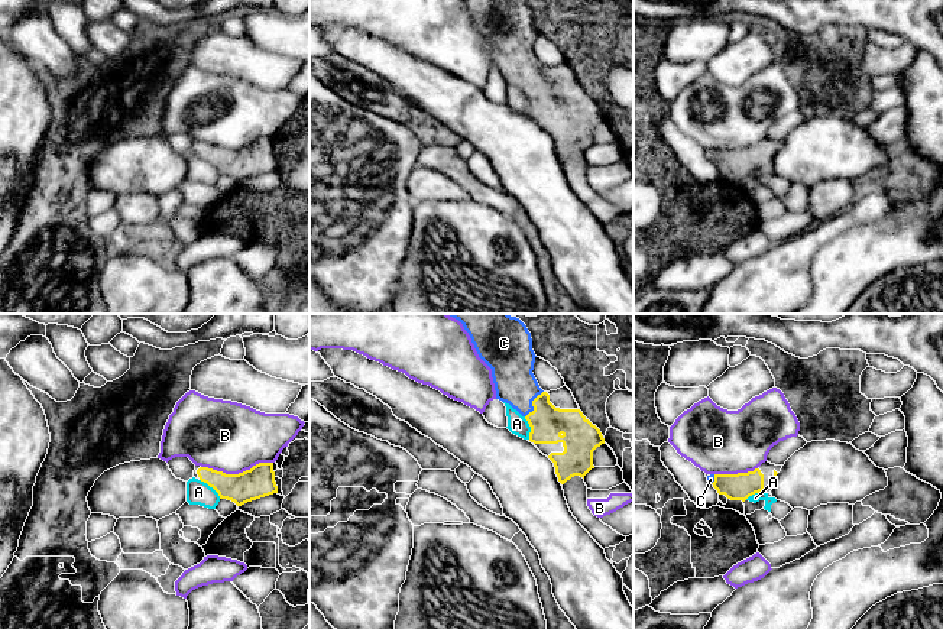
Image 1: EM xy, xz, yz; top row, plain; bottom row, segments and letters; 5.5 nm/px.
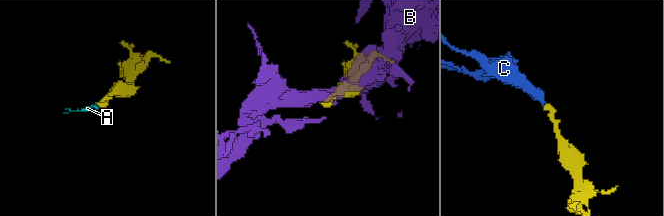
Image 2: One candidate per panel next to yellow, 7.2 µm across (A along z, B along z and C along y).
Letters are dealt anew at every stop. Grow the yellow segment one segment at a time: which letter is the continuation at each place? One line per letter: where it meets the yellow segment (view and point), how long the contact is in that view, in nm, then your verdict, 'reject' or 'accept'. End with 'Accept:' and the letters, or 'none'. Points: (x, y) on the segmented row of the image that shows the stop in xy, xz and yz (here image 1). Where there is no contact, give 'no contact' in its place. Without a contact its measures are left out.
A: meets yellow in xy at (211, 486); contact 160 nm long; reject
B: meets yellow in xy at (236, 475); contact 400 nm long; reject
C: meets yellow in xz at (532, 404); contact 180 nm long; accept
Accept: C

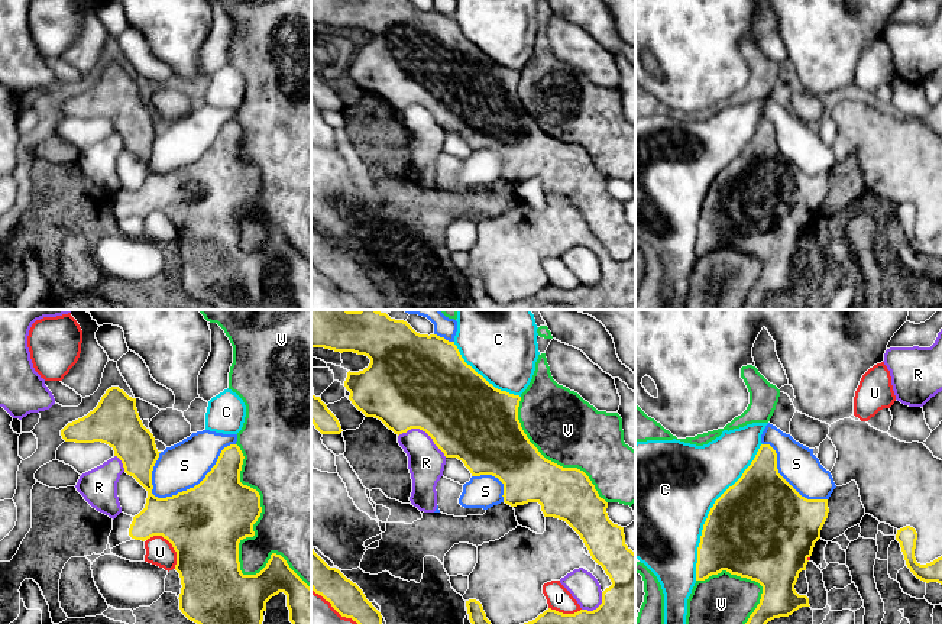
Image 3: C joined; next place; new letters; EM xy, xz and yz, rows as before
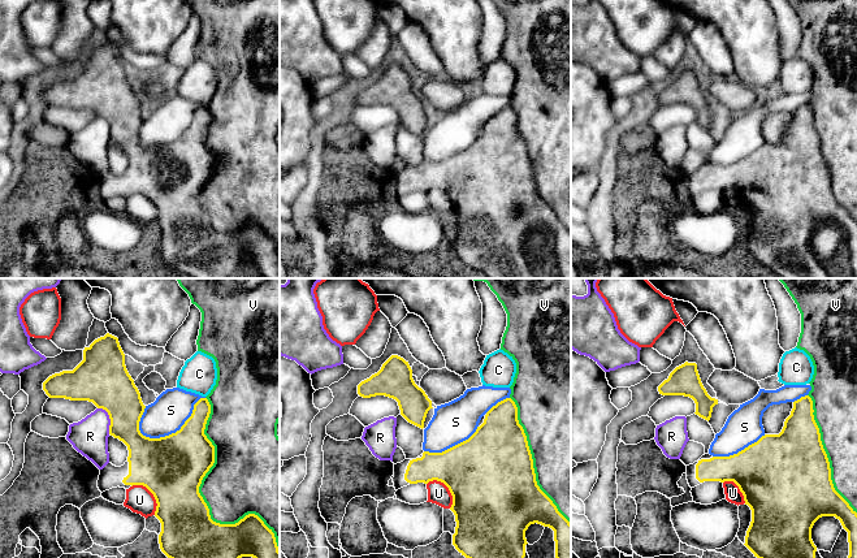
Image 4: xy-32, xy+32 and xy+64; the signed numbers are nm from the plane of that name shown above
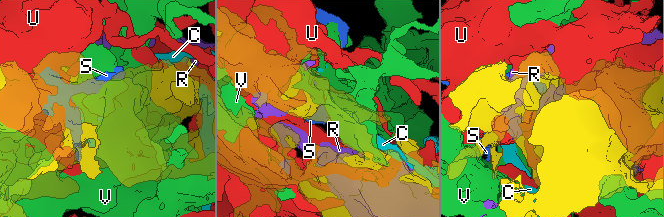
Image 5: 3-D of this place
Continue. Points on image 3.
C: meets yellow in yz at (709, 511); contact 850 nm long; reject
R: meets yellow in xz at (424, 430); contact 300 nm long; reject
S: meets yellow in xy at (198, 484); contact 550 nm long; accept
U: meets yellow in xy at (171, 543); contact 240 nm long; reject
V: meets yellow in xy at (242, 539); contact 900 nm long; reject
Accept: S

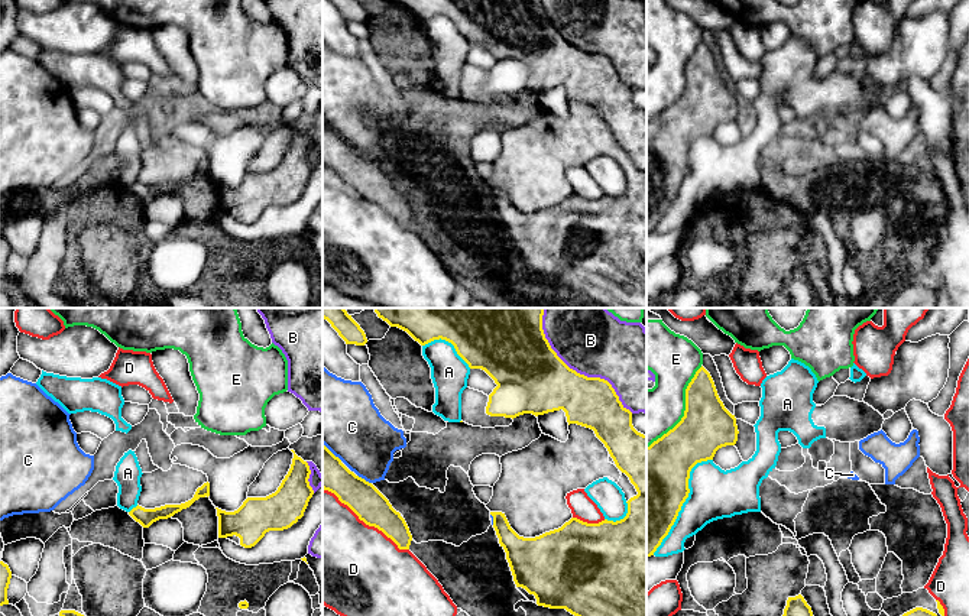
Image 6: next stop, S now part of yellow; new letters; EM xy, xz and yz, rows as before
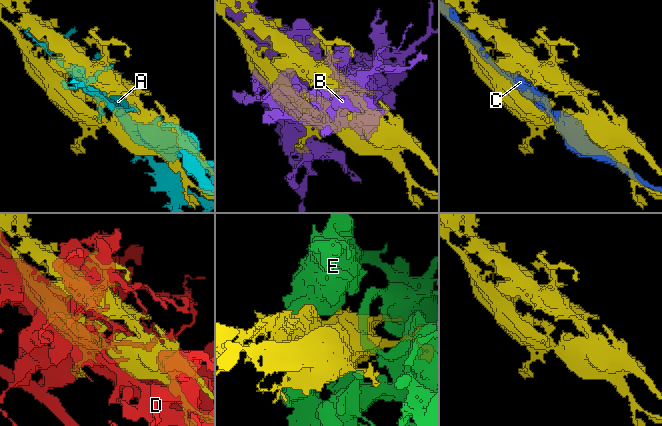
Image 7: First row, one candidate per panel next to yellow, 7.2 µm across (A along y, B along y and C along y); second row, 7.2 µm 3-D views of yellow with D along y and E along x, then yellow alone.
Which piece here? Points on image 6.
A: meets yellow in yz at (684, 501); contact 650 nm long; reject
B: meets yellow in xz at (574, 370); contact 750 nm long; reject
C: meets yellow in xz at (363, 479); contact 90 nm long; reject
D: meets yellow in xz at (366, 524); contact 600 nm long; reject
E: meets yellow in yz at (686, 409); contact 550 nm long; reject
Accept: none

